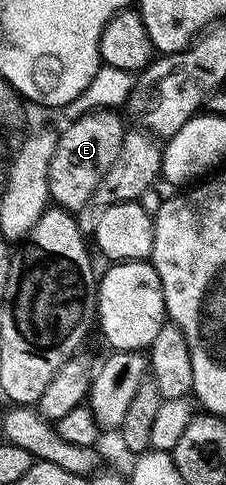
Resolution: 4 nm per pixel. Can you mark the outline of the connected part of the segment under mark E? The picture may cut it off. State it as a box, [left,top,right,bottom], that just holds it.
[48,109,128,213]

